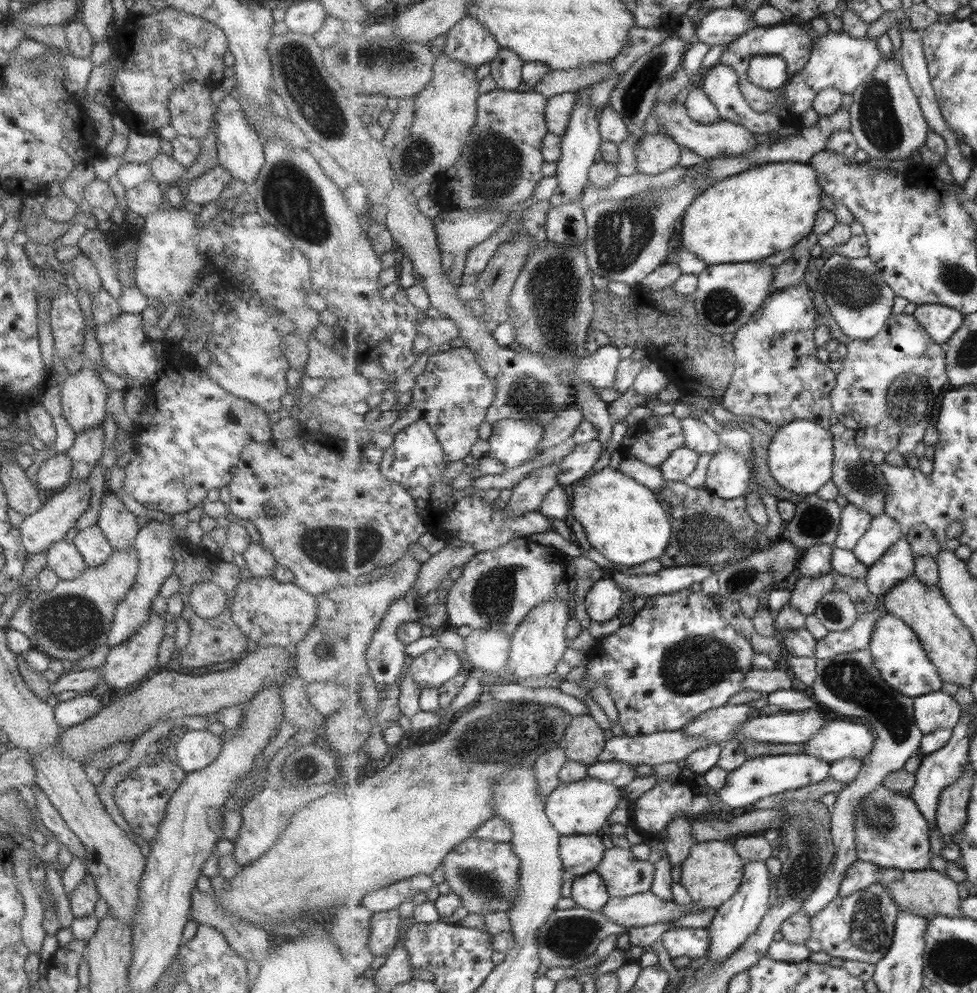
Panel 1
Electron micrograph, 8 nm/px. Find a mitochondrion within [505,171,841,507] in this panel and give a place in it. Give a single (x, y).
(553, 287)

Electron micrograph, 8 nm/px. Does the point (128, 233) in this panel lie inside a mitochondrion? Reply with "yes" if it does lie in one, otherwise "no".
no

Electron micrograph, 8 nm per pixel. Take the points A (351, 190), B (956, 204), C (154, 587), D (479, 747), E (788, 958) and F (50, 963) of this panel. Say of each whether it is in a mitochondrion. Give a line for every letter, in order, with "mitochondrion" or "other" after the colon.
A: other
B: other
C: other
D: mitochondrion
E: other
F: other

